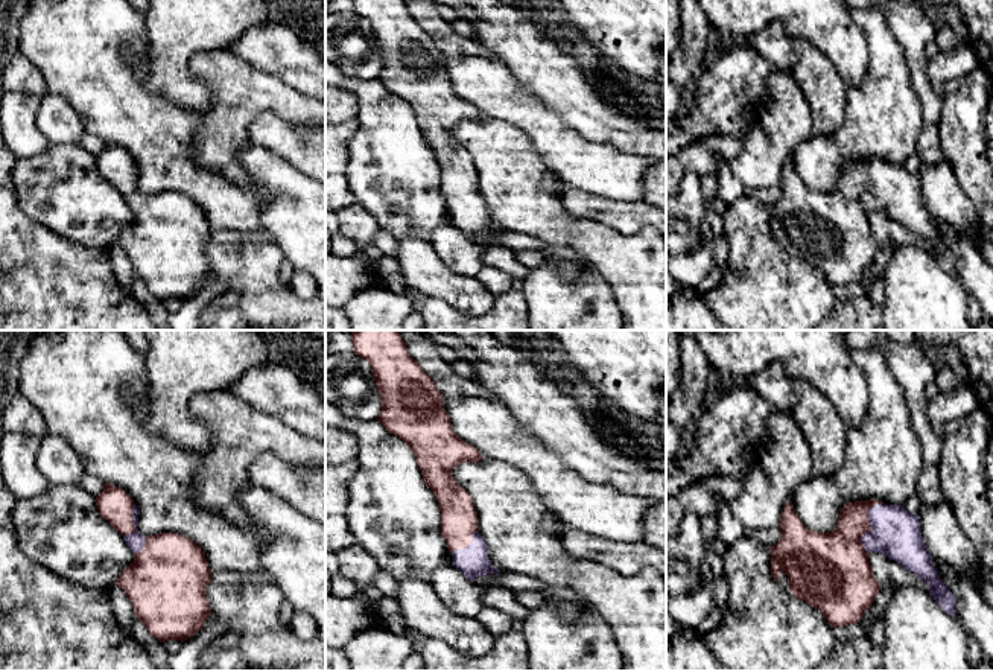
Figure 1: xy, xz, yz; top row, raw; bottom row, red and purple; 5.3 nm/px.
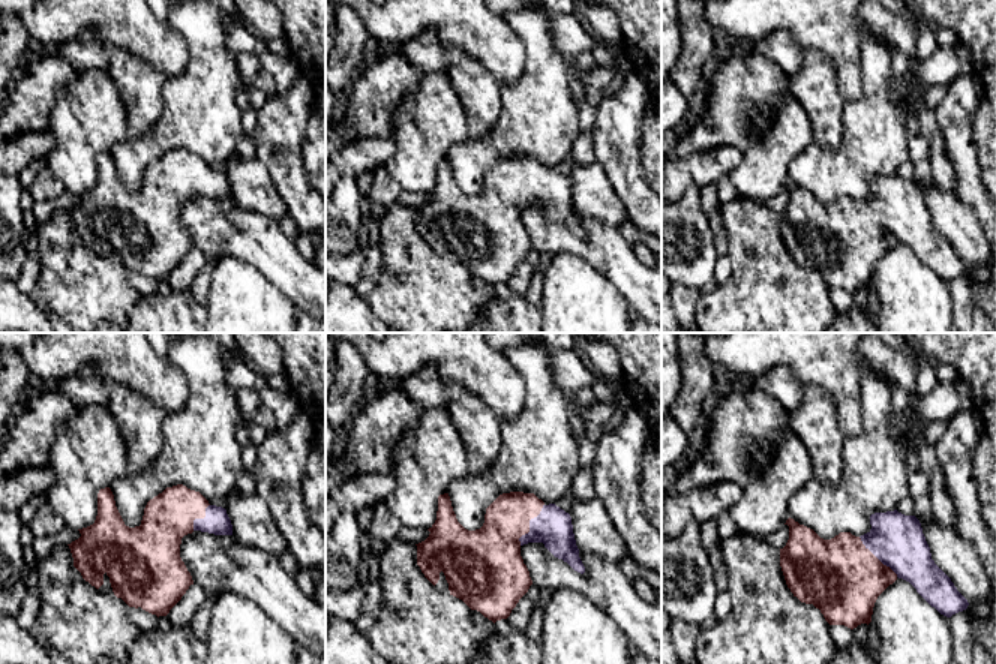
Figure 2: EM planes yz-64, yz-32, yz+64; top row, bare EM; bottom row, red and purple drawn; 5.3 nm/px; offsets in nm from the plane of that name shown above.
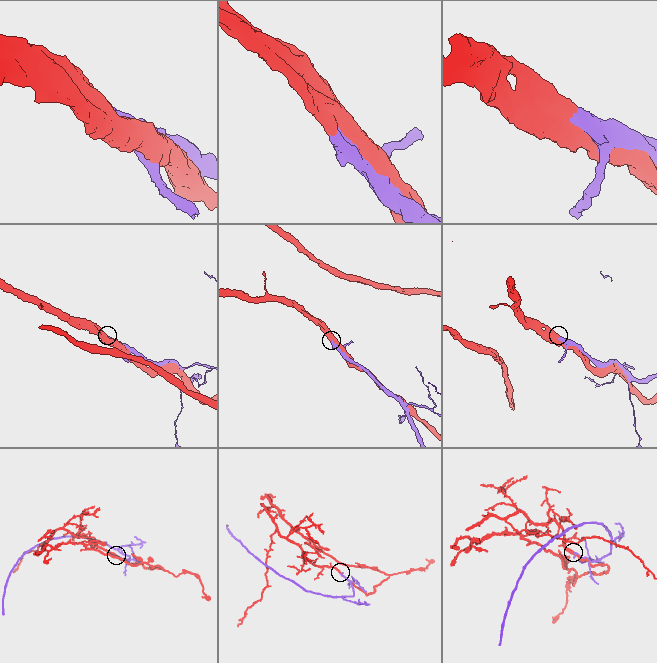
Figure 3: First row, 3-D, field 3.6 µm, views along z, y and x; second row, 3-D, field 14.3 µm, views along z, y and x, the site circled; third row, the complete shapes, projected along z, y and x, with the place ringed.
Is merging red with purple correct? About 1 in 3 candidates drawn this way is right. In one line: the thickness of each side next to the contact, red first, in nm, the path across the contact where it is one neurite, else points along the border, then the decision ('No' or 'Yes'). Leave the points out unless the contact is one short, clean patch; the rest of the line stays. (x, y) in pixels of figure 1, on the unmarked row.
Thickness 300 nm (red) against 260 nm. Yes

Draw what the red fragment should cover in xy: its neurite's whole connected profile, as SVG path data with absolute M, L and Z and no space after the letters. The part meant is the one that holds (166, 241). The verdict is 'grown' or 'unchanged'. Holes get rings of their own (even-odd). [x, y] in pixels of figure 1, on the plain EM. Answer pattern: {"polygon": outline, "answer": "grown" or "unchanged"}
{"polygon": "M105 142L105 149L96 157L96 164L102 176L125 196L134 211L134 221L123 228L116 245L122 246L131 259L137 278L160 301L184 301L196 295L211 274L205 256L205 246L211 243L211 228L204 208L178 192L143 195L137 187L138 166L125 149L109 142Z", "answer": "grown"}

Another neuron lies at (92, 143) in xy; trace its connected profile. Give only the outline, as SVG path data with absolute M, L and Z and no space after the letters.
M87 132L82 135L79 145L94 157L97 157L105 149L105 142L102 138Z

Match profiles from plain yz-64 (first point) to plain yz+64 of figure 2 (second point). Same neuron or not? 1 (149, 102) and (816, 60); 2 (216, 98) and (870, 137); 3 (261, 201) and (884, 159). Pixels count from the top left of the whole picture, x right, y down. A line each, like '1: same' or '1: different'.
1: same
2: same
3: different

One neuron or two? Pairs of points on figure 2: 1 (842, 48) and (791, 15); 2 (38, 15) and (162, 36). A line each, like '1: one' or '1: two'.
1: one
2: one

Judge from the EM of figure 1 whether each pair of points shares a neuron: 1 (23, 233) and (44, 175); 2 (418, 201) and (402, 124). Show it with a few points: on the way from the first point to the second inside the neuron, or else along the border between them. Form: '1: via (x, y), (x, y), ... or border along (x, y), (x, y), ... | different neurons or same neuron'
1: border along (15, 192), (19, 206), (31, 218), (60, 236) | different neurons
2: via (408, 181), (402, 175), (402, 143) | same neuron

